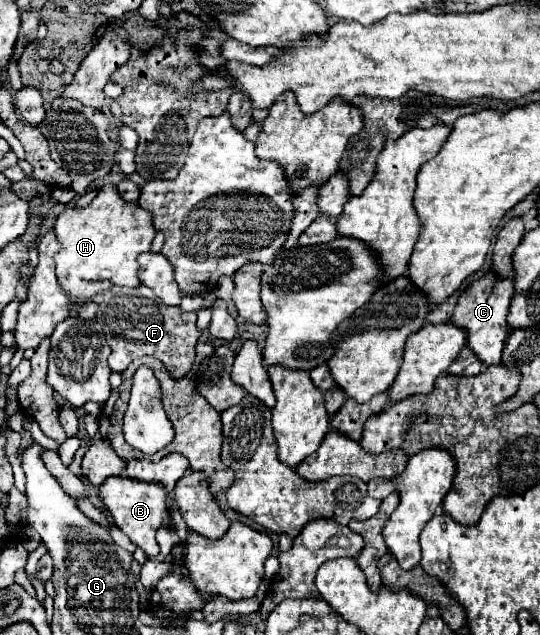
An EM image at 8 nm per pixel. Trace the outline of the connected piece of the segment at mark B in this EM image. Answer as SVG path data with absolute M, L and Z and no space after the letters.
M109 477L99 487L99 495L103 499L105 509L111 513L115 525L131 539L131 543L141 547L147 557L157 557L159 545L155 541L155 533L163 523L171 529L171 511L169 511L167 489L159 483L135 481L129 477Z

